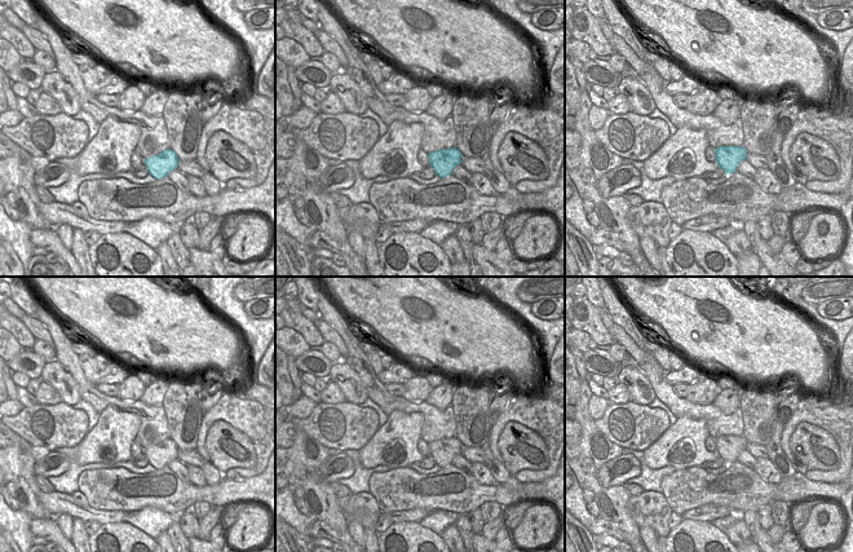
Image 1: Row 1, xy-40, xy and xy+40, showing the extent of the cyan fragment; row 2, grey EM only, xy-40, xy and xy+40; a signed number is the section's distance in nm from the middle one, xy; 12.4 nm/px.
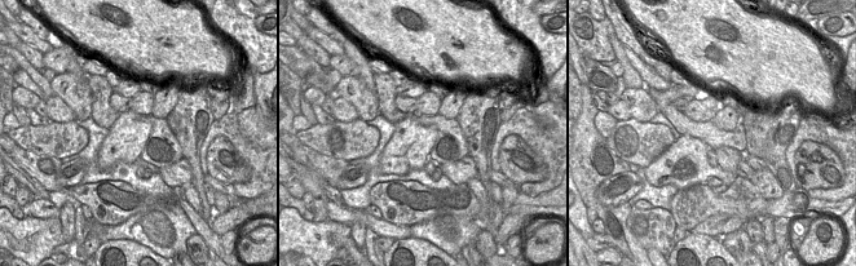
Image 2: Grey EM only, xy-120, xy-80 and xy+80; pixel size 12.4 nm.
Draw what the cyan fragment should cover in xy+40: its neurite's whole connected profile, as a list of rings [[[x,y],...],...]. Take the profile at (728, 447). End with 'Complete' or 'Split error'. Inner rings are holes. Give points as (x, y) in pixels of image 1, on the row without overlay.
[[[720,436],[715,438],[716,451],[725,464],[737,462],[737,456],[742,450],[746,450],[747,441],[743,436]]]. Complete.

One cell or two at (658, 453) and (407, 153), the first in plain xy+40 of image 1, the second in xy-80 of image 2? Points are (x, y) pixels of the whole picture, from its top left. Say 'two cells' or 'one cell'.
one cell

